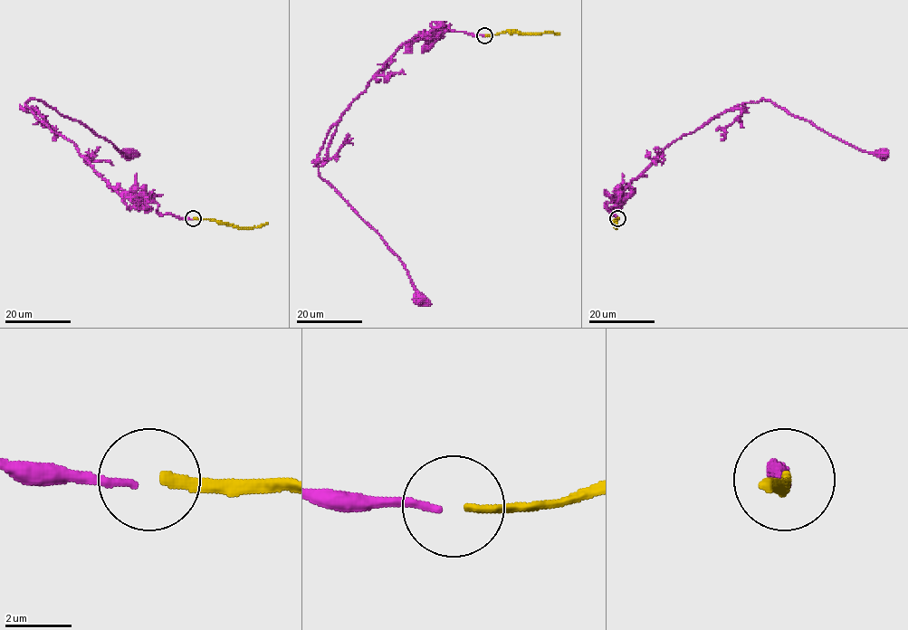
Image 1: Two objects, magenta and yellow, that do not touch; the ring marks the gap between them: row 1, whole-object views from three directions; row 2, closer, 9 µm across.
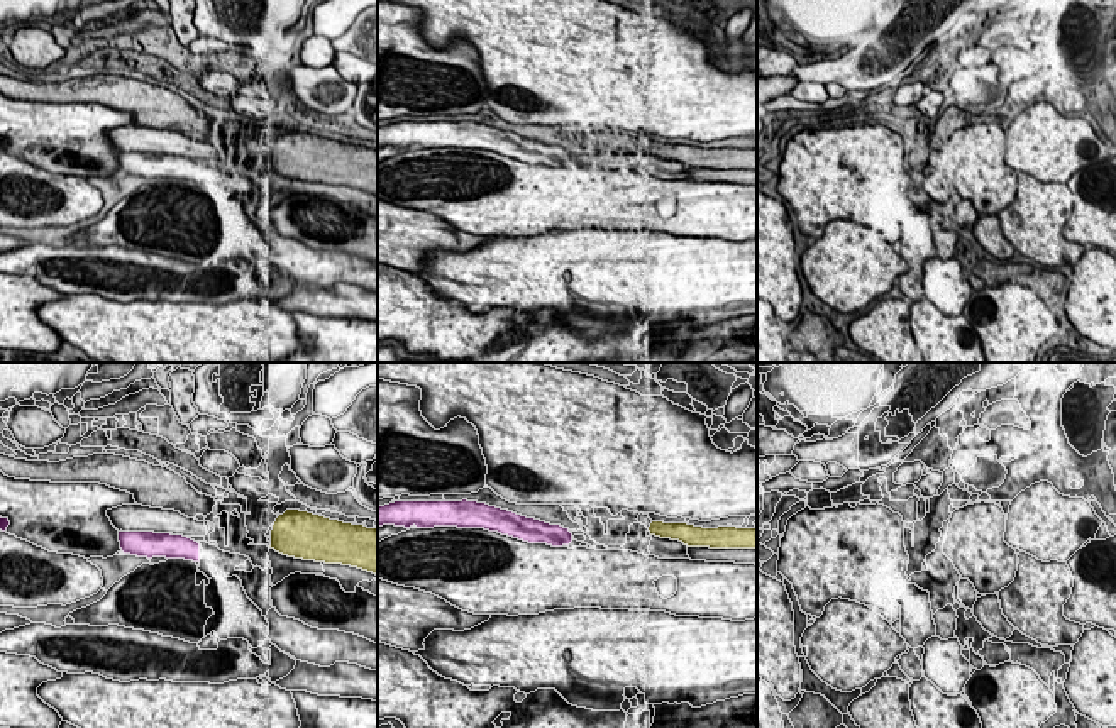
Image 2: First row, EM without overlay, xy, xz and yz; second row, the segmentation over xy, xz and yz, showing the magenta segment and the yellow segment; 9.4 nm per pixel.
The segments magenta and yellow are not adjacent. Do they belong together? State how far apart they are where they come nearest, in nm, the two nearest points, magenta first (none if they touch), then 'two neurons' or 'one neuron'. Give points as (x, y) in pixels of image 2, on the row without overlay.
650 nm apart; from magenta across xy (198, 166), (270, 166); two neurons

